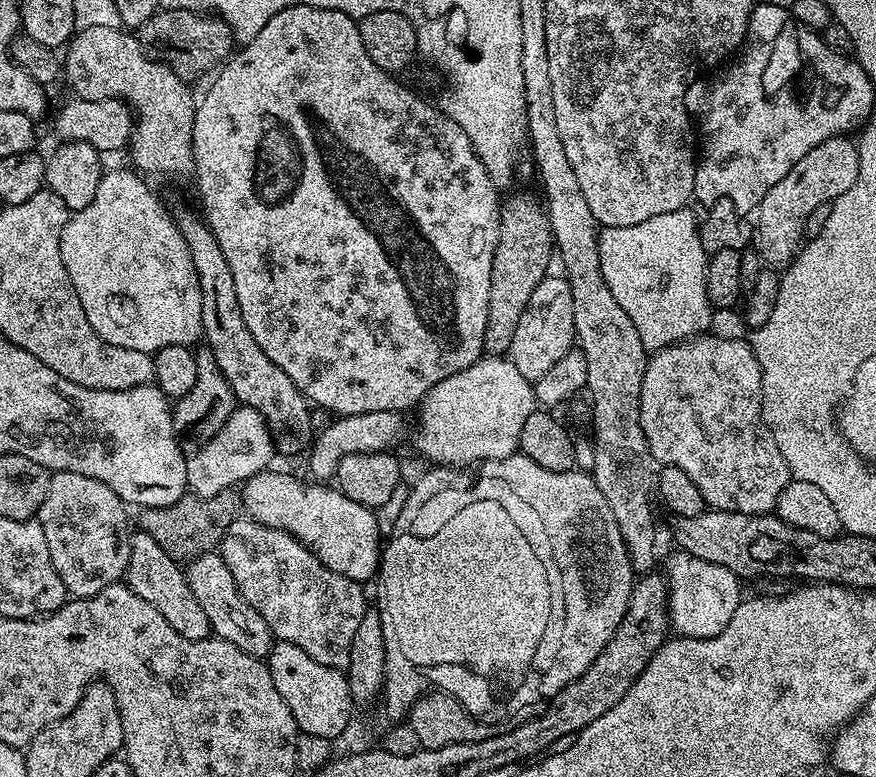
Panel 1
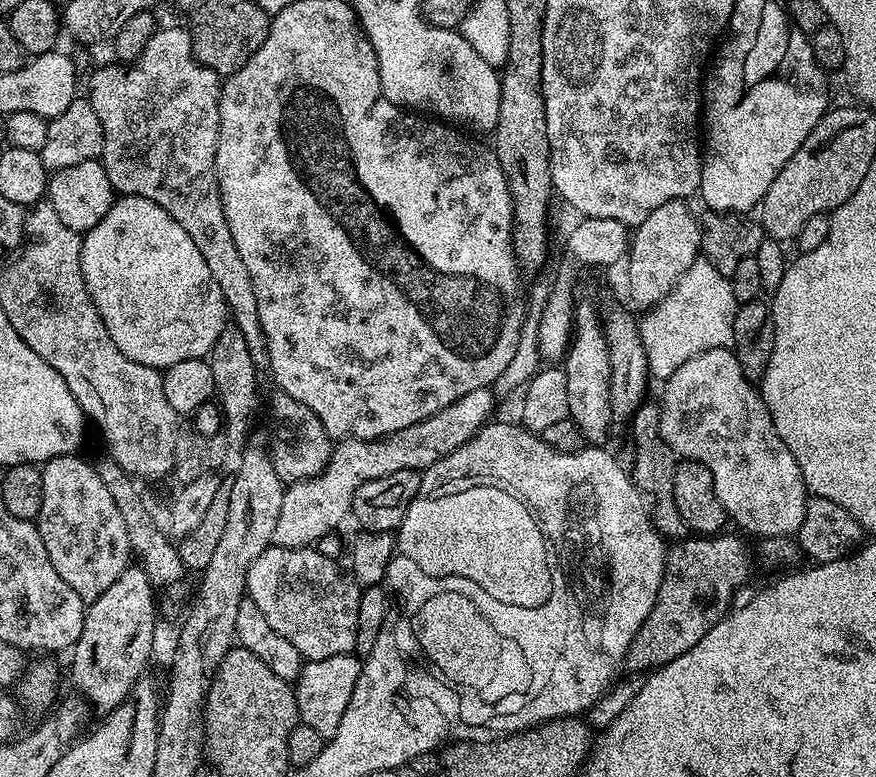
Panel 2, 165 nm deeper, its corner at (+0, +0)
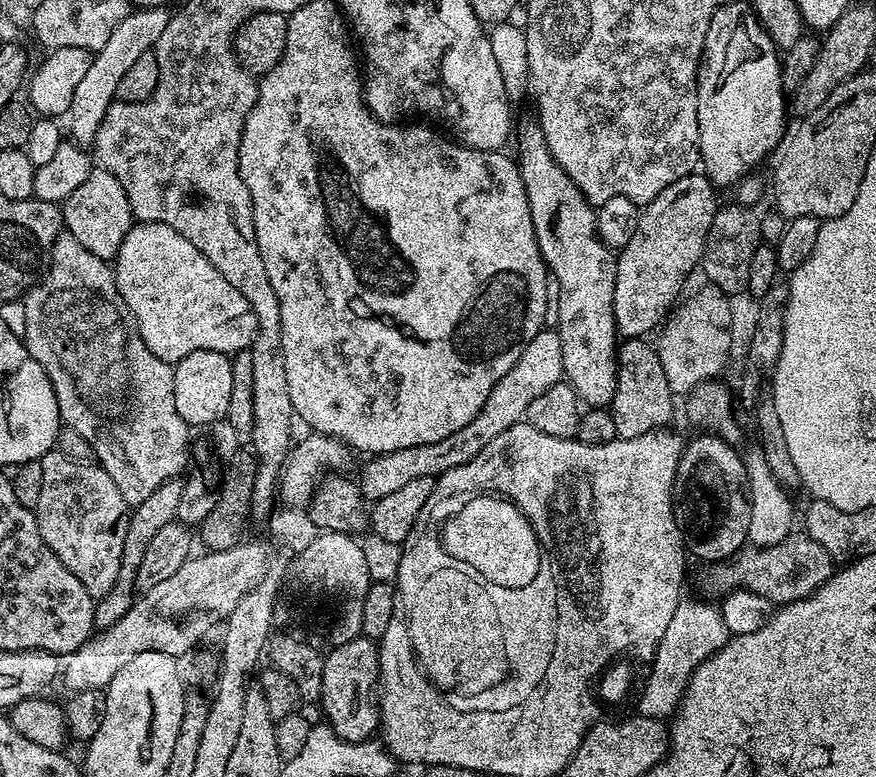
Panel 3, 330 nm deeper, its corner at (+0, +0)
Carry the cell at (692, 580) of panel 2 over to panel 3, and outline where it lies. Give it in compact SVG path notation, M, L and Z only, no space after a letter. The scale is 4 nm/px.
M793 530L784 541L777 545L766 545L764 547L745 546L728 557L727 560L712 562L707 565L708 573L704 576L704 588L712 596L723 597L725 594L744 589L748 592L754 592L768 599L772 606L798 602L810 594L817 592L820 587L828 581L834 571L834 561L814 538L810 538L807 532L803 530Z

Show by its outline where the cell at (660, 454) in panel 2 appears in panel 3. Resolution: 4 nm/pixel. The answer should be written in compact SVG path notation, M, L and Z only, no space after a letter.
M628 338L619 345L616 354L616 385L610 411L614 418L614 430L619 439L638 438L642 434L659 432L669 427L672 420L672 400L674 393L670 390L670 382L666 382L666 370L662 370L662 362L658 358L655 347L644 338Z

